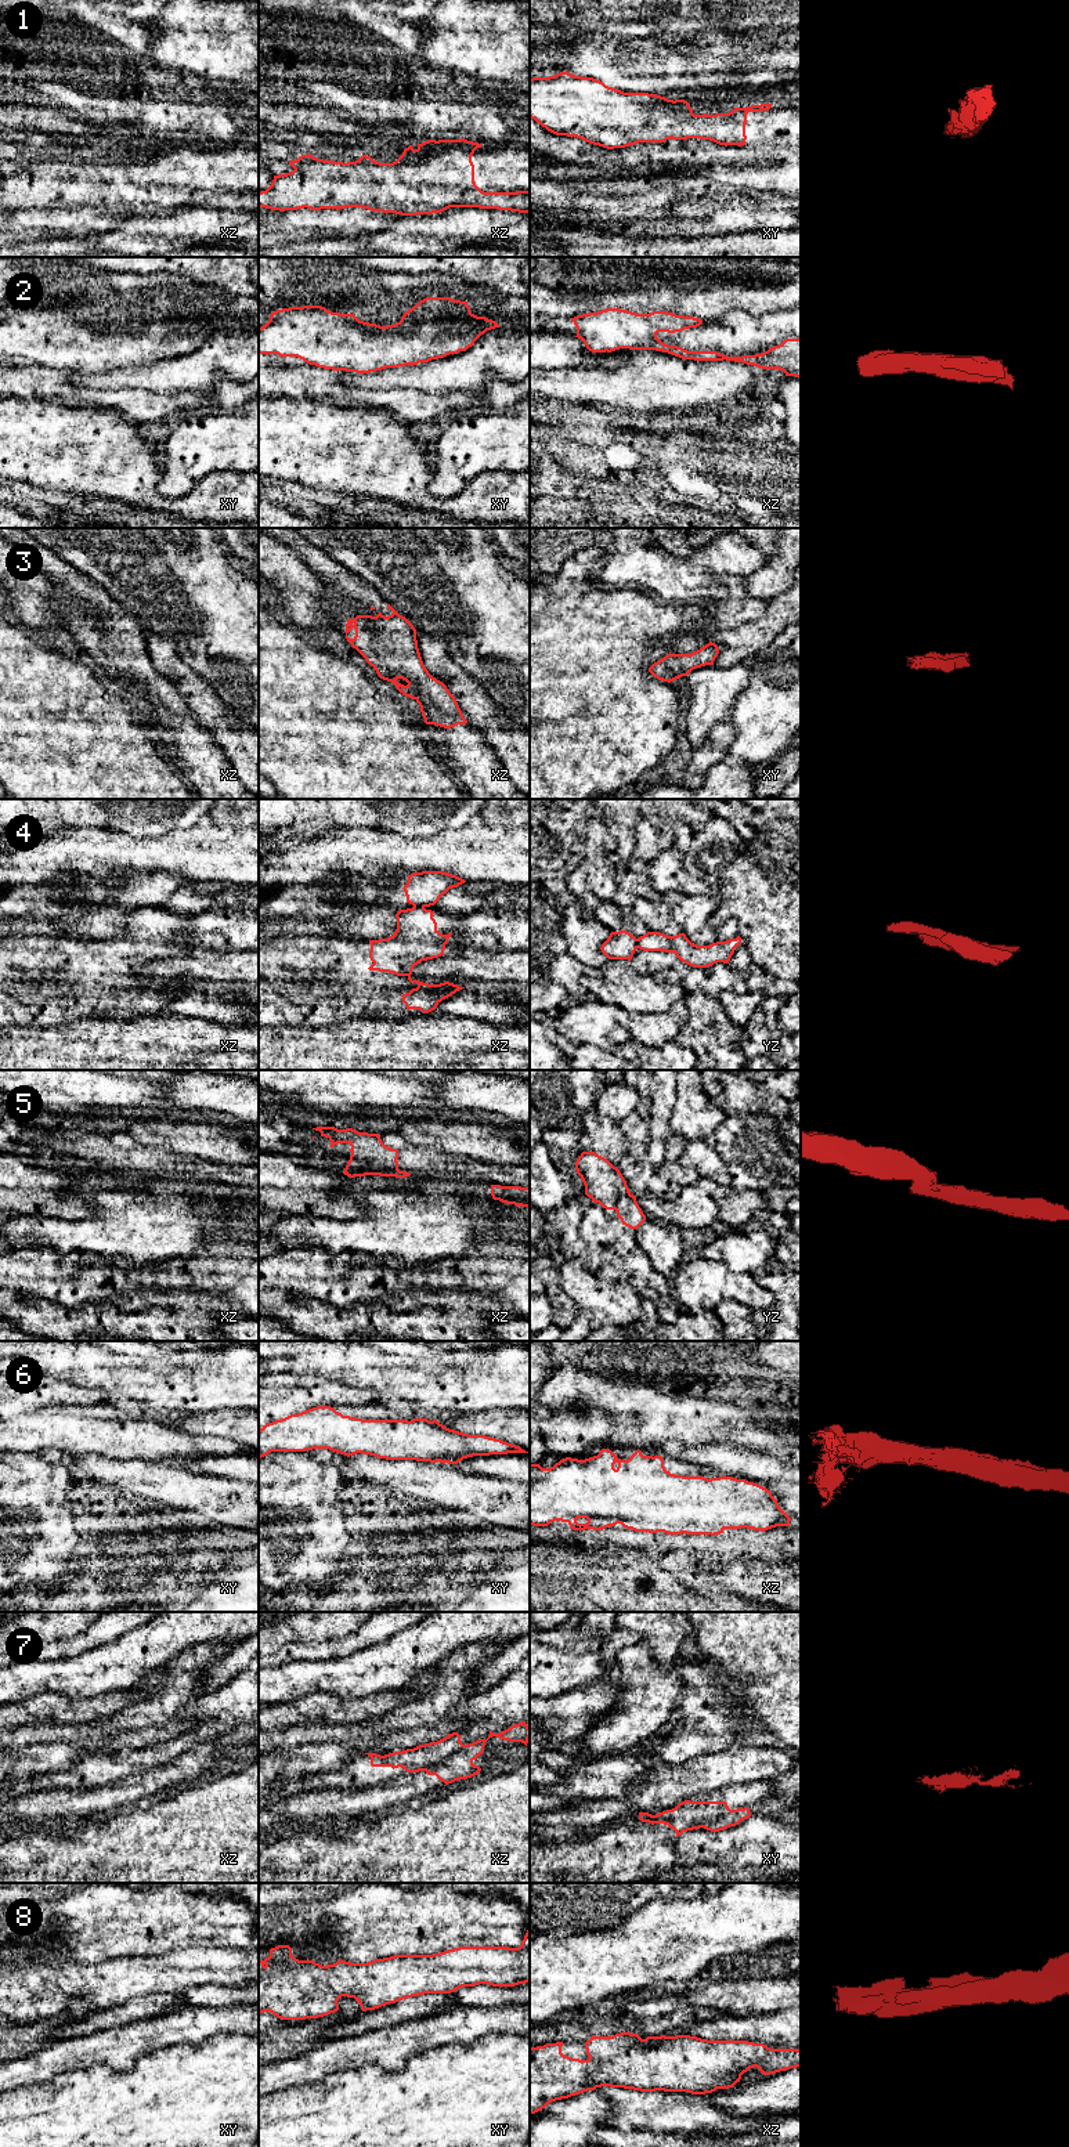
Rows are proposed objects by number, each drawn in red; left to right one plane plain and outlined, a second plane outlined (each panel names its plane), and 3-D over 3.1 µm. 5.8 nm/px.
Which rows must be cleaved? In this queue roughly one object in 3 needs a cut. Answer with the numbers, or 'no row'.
4, 5, 7

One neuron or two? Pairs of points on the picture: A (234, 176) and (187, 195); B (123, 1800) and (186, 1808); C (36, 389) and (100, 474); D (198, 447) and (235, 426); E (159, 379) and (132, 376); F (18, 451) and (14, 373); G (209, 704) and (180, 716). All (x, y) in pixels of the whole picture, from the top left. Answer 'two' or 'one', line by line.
A: one
B: two
C: two
D: one
E: one
F: two
G: two

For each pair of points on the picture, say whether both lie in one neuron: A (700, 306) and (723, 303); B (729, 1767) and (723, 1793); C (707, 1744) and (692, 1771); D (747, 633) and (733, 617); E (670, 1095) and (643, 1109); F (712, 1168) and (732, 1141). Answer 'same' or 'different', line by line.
A: same
B: different
C: different
D: different
E: different
F: different

